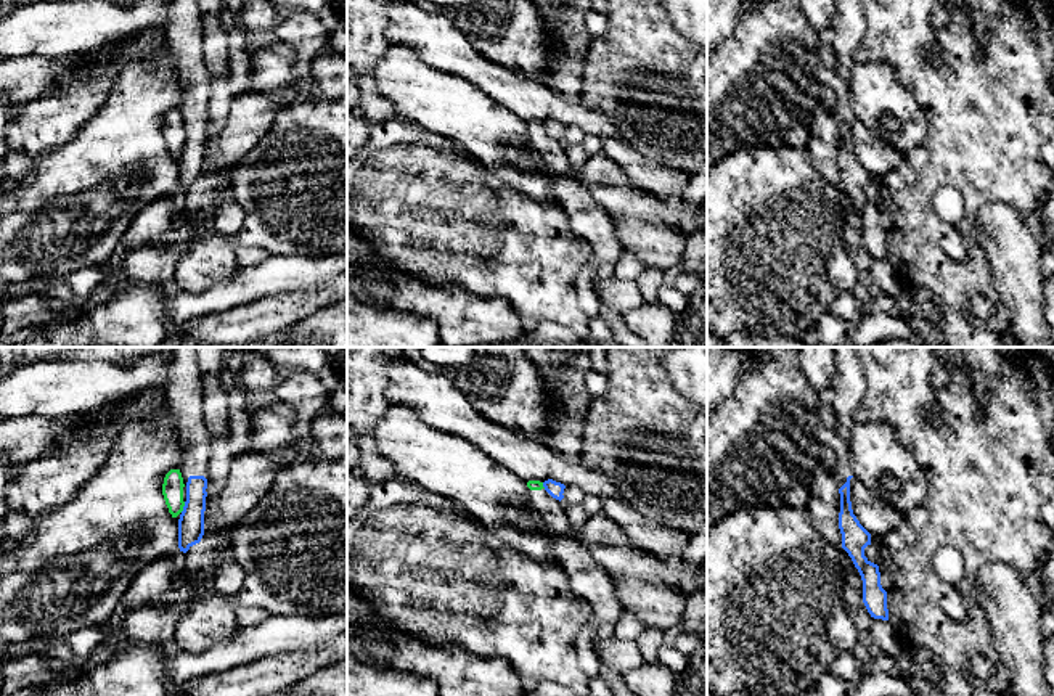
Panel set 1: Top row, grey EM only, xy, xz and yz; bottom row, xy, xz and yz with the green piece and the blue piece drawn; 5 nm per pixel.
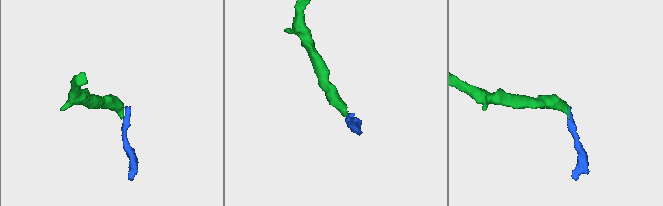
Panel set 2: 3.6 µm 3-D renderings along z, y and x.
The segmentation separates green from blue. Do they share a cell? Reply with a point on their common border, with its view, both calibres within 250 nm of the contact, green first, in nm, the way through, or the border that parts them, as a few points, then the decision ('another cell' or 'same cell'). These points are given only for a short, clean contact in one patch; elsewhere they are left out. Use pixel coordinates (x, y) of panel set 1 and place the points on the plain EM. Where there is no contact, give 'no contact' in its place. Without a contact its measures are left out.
xy (183, 145) | 110/130 nm | along xy (185, 142), (180, 151) | another cell

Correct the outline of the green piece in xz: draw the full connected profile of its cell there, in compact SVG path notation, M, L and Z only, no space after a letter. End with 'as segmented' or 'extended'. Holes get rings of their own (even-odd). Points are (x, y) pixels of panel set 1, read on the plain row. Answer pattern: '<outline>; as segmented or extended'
M540 121L527 122L529 170L540 170L554 178L554 201L566 212L570 228L591 244L590 262L594 265L594 285L615 275L623 249L615 236L615 225L607 211L580 186L575 170L569 166L566 148L553 138Z; extended

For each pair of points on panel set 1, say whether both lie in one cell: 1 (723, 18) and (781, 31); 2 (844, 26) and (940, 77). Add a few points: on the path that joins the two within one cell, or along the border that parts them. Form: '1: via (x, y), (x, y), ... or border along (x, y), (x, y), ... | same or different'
1: border along (743, 16), (723, 42) | different
2: border along (865, 16), (865, 34), (853, 53), (853, 61) | different

